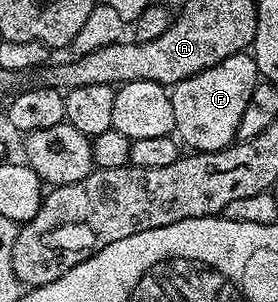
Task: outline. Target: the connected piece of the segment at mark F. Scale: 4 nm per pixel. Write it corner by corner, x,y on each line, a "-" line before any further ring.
244,53
225,57
225,61
174,84
170,88
173,121
175,122
174,134
181,140
182,146
194,149
196,152
220,151
236,142
241,125
241,116
245,113
245,105
249,105
249,97
253,97
253,89
260,81
261,76
255,64
254,54

